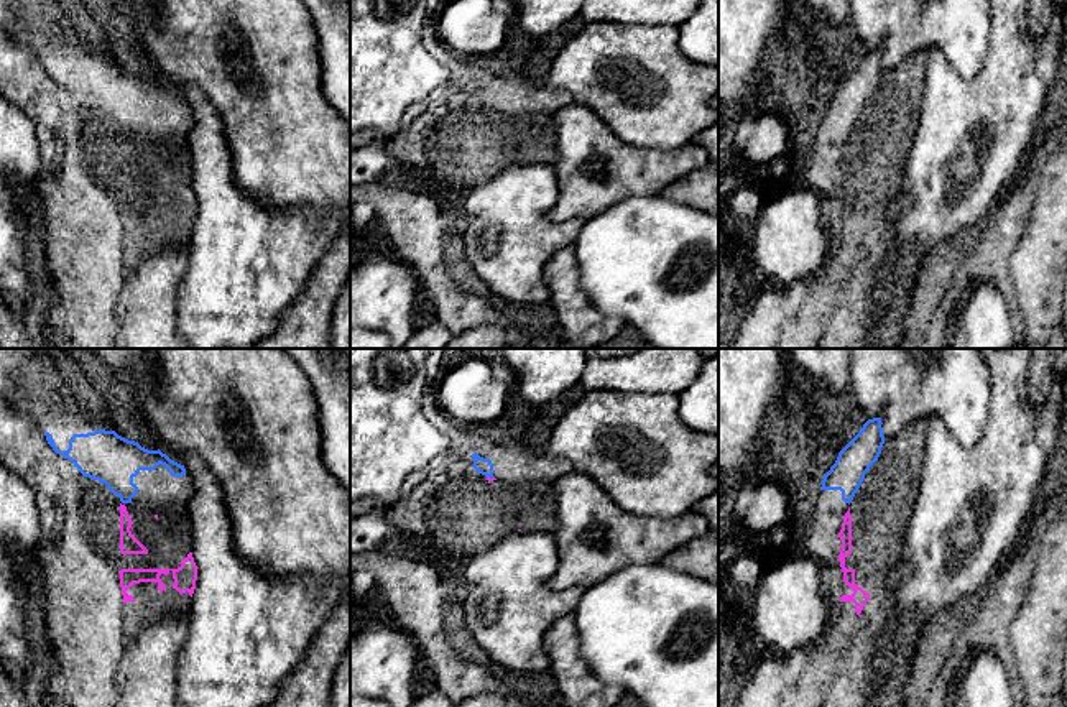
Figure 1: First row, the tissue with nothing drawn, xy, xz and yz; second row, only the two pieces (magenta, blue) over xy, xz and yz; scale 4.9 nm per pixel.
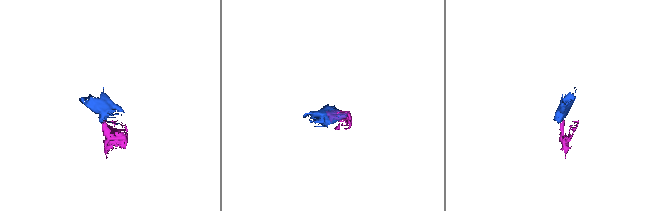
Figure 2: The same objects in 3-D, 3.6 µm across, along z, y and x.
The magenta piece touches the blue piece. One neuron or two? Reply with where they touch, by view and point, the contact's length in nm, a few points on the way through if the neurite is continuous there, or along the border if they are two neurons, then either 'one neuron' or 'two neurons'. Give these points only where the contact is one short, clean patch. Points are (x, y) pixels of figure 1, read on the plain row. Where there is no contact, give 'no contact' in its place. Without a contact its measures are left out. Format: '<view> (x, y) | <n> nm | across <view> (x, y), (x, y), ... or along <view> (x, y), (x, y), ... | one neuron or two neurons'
xz (489, 109) | 40 nm | along xz (487, 107), (492, 110) | two neurons

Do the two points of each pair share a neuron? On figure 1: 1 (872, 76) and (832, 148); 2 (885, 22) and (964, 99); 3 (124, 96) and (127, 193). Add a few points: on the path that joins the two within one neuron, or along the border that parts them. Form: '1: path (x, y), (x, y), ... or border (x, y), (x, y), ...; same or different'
1: path (854, 94), (834, 130); same
2: border (929, 50), (936, 48), (959, 76); different
3: border (122, 134), (130, 134), (155, 145); different

